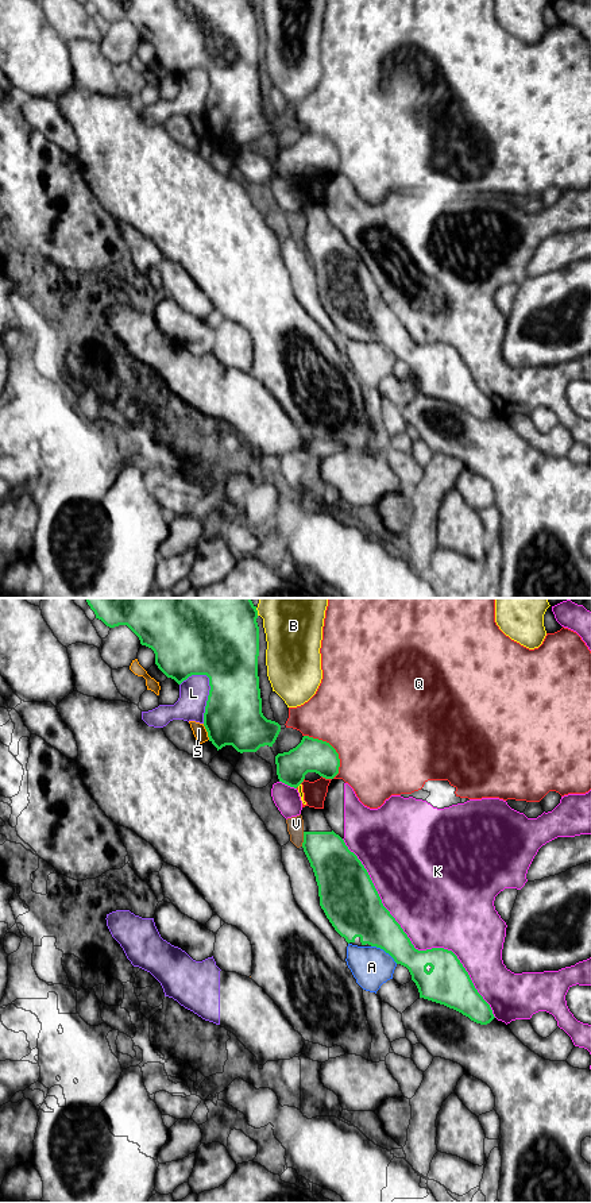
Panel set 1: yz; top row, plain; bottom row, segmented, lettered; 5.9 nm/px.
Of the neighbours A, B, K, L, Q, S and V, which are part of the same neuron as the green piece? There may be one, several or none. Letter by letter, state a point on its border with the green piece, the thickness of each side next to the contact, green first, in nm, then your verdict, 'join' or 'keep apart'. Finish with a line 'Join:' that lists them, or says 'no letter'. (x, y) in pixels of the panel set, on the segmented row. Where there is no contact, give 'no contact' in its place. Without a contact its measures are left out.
A: meets green in yz at (385, 951); 260 nm thick on the green side, 240 nm on the other; keep apart
B: meets green in yz at (257, 612); 480 nm thick on the green side, 400 nm on the other; keep apart
K: meets green in yz at (412, 944); 220 nm thick on the green side, 460 nm on the other; keep apart
L: meets green in yz at (209, 693); 360 nm thick on the green side, 180 nm on the other; keep apart
Q: meets green in yz at (333, 748); 200 nm thick on the green side, 500 nm on the other; keep apart
S: meets green in yz at (207, 731); 340 nm thick on the green side, 80 nm on the other; keep apart
V: meets green in yz at (304, 839); 260 nm thick on the green side, 100 nm on the other; keep apart
Join: no letter

